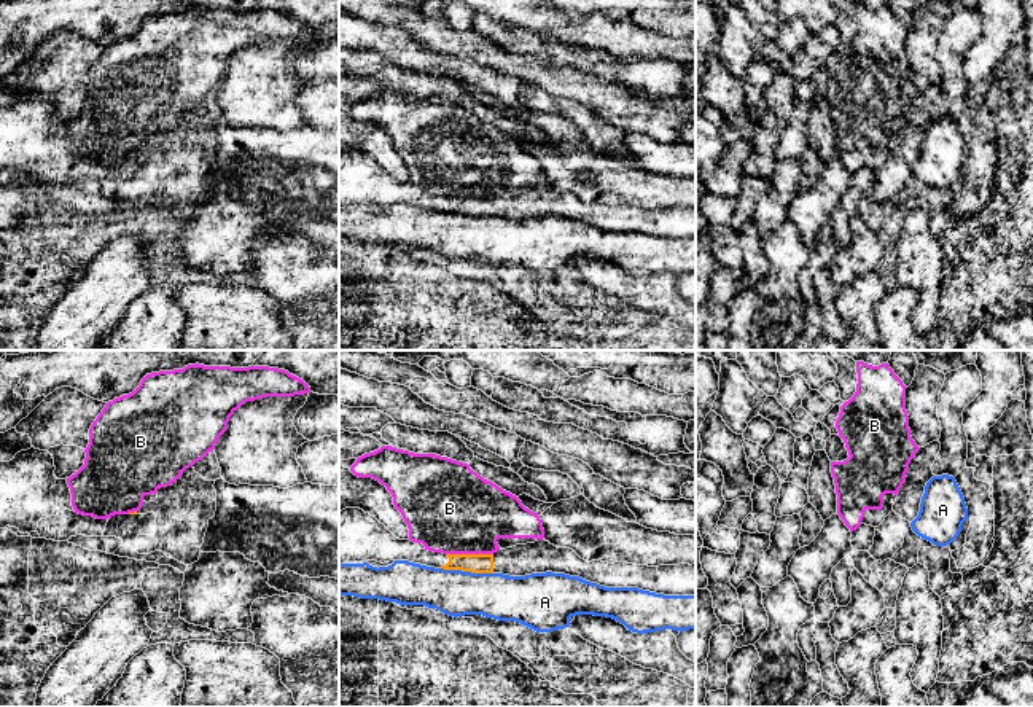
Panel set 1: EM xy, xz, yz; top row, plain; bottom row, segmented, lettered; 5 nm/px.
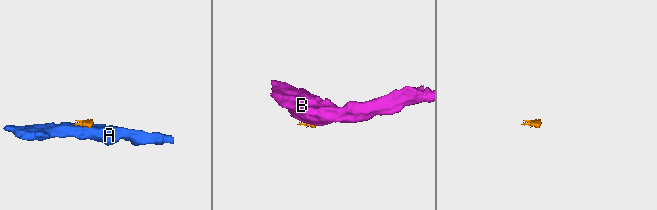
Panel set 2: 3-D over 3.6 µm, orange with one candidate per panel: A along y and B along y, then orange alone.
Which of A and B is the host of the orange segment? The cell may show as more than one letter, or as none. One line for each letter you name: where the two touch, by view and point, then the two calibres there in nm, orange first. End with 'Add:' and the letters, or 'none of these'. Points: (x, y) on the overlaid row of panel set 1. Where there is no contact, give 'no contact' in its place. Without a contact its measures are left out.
Add: none of these

